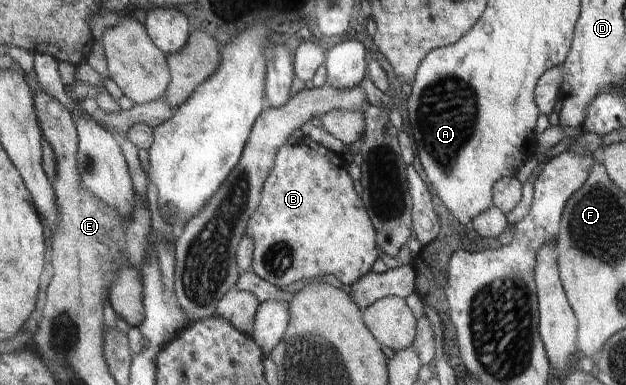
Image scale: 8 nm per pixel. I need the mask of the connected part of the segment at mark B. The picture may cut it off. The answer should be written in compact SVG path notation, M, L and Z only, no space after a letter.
M293 137L289 139L276 156L276 166L264 184L260 207L248 222L246 235L255 243L253 271L275 288L289 286L305 278L319 279L325 274L333 274L342 284L353 286L368 275L379 258L380 248L376 228L361 195L355 192L353 180L347 168L331 164L309 144Z

